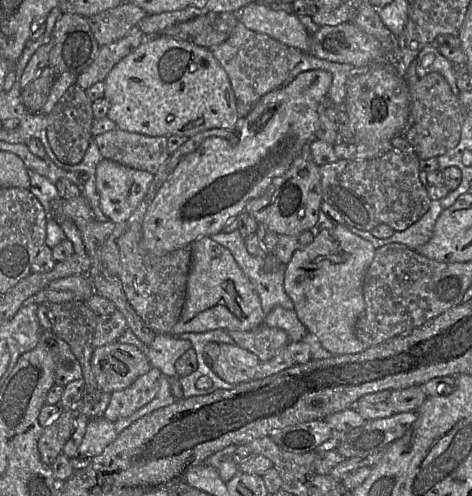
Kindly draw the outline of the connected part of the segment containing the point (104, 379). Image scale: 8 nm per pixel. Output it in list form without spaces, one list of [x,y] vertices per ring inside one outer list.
[[[119,341],[95,348],[91,357],[91,368],[99,388],[110,394],[129,387],[151,367],[143,351]]]

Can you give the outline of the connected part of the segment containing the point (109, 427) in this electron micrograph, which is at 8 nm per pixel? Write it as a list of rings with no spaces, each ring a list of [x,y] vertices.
[[[104,417],[90,419],[79,446],[79,452],[91,457],[97,456],[115,441],[118,435],[115,430],[115,423]]]

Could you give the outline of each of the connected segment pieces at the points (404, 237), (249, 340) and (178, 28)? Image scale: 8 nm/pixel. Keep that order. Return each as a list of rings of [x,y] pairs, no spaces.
[[[431,200],[429,210],[418,221],[406,230],[395,231],[391,237],[385,239],[374,237],[370,231],[363,231],[353,226],[348,227],[354,234],[370,241],[376,249],[389,243],[400,243],[416,251],[418,247],[431,239],[435,222],[442,210],[440,201]]]
[[[265,323],[250,331],[227,331],[235,344],[256,354],[261,362],[272,359],[289,343],[287,333]]]
[[[209,12],[189,21],[172,25],[159,35],[184,40],[204,48],[212,48],[226,41],[239,22],[239,13]]]

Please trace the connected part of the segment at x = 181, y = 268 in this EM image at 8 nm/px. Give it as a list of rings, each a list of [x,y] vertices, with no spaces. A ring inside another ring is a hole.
[[[213,128],[200,132],[181,145],[159,167],[154,174],[148,190],[137,208],[126,221],[124,232],[119,238],[120,270],[118,277],[122,282],[122,289],[139,317],[155,334],[171,334],[172,328],[178,322],[186,300],[188,275],[191,268],[191,246],[187,245],[163,256],[157,256],[141,248],[142,223],[146,211],[161,186],[172,174],[180,160],[199,148],[202,142],[209,137],[228,139],[231,144],[237,144],[238,128]]]

